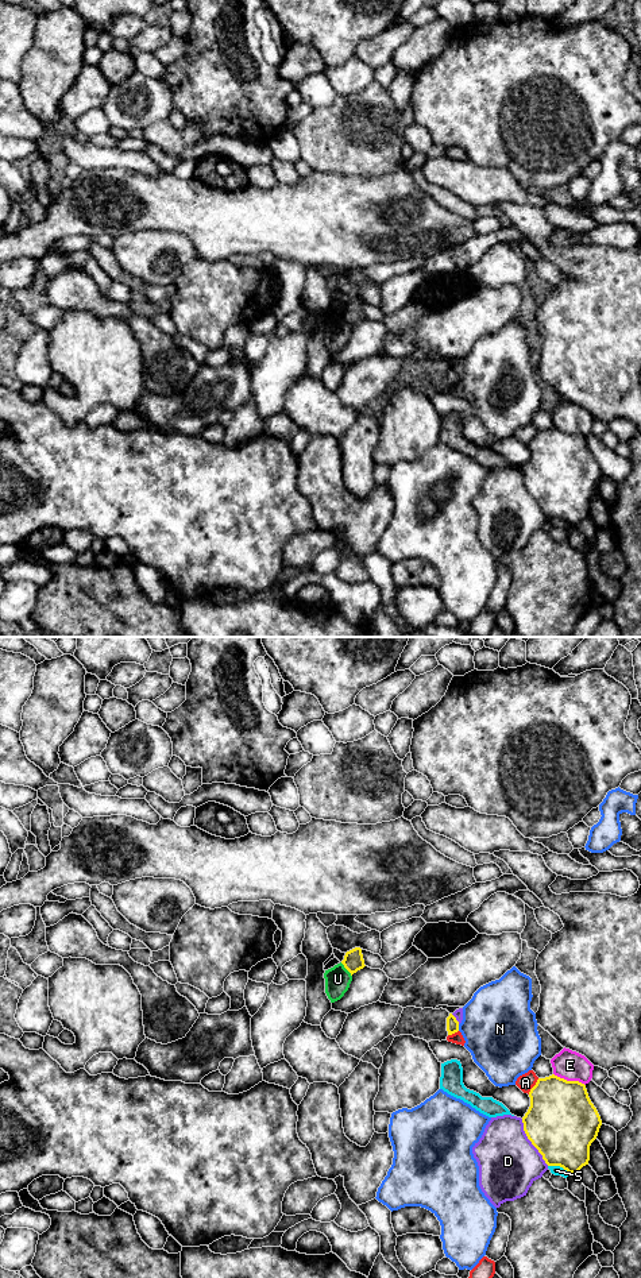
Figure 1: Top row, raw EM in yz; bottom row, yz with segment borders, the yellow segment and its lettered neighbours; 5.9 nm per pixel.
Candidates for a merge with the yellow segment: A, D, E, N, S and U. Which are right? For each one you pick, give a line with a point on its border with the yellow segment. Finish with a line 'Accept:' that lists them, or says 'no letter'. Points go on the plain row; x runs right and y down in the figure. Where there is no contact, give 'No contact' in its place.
Accept: no letter

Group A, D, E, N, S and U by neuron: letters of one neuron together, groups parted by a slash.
A / D / E / N / S / U

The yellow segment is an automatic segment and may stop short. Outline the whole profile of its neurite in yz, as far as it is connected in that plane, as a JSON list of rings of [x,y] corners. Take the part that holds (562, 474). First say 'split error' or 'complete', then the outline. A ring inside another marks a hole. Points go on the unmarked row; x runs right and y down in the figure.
complete; [[[555,426],[538,430],[529,444],[524,483],[548,518],[578,526],[588,517],[590,498],[602,478],[586,437]]]

